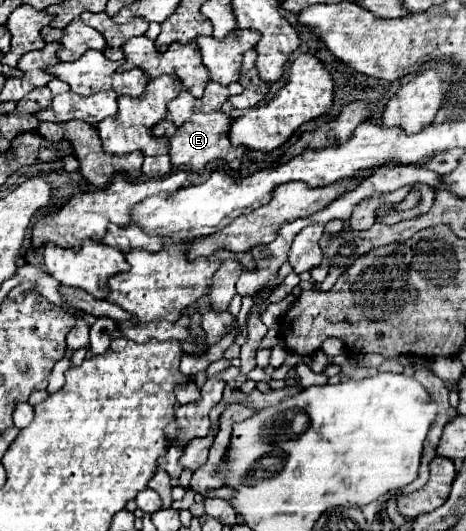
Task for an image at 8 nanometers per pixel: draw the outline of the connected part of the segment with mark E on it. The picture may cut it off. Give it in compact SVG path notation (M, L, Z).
M214 111L214 113L196 113L192 119L188 119L184 125L176 127L172 121L164 119L158 125L154 125L154 135L166 137L170 141L170 161L174 167L186 167L192 171L202 171L210 161L214 159L222 159L226 161L230 167L234 165L234 169L238 169L240 165L240 155L242 149L234 147L228 141L228 127L230 127L232 119L222 113L222 111Z

